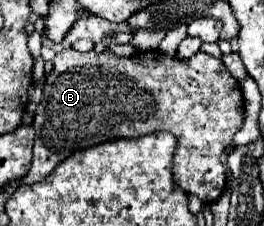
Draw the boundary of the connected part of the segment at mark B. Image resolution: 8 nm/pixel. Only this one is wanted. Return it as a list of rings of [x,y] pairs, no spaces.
[[[65,49],[53,59],[53,71],[45,77],[43,97],[37,105],[33,127],[35,127],[35,147],[31,171],[23,177],[23,183],[37,183],[45,179],[63,159],[79,149],[87,149],[97,143],[105,143],[121,137],[139,137],[151,131],[171,131],[177,137],[175,151],[175,183],[185,193],[195,193],[203,203],[213,203],[221,197],[225,189],[225,167],[221,163],[221,153],[233,145],[233,135],[243,125],[243,91],[241,85],[231,77],[227,67],[199,51],[189,61],[177,57],[167,57],[161,51],[135,53],[133,57],[115,57],[111,51],[103,53],[77,53]]]

